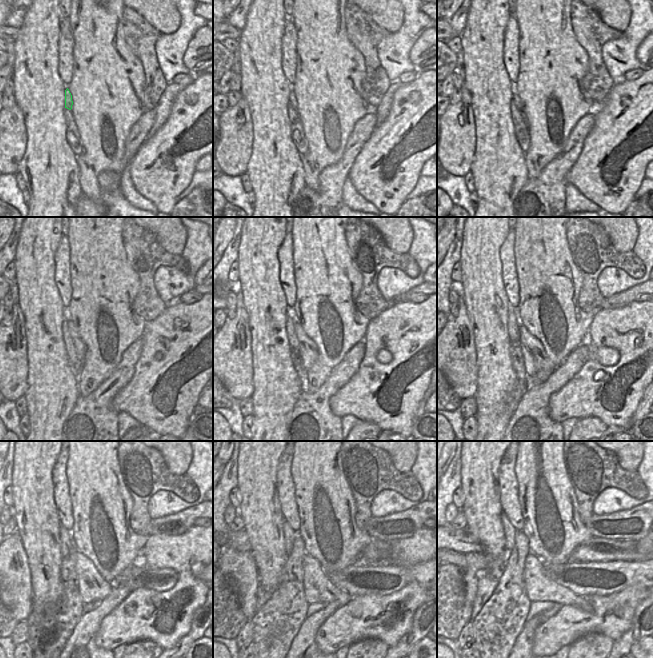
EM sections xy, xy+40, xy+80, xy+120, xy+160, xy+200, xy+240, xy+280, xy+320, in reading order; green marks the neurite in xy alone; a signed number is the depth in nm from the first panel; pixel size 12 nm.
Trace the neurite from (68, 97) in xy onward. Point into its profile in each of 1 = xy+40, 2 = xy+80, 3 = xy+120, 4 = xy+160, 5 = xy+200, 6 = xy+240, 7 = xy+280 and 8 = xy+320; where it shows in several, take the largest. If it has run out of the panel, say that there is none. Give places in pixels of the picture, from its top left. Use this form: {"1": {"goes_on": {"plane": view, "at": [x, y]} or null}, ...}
{"1": {"goes_on": {"plane": "xy+40", "at": [292, 98]}}, "2": {"goes_on": {"plane": "xy+80", "at": [517, 100]}}, "3": {"goes_on": {"plane": "xy+120", "at": [80, 346]}}, "4": {"goes_on": {"plane": "xy+160", "at": [307, 349]}}, "5": {"goes_on": {"plane": "xy+200", "at": [535, 358]}}, "6": {"goes_on": {"plane": "xy+240", "at": [92, 587]}}, "7": {"goes_on": {"plane": "xy+280", "at": [317, 587]}}, "8": {"goes_on": {"plane": "xy+320", "at": [539, 588]}}}

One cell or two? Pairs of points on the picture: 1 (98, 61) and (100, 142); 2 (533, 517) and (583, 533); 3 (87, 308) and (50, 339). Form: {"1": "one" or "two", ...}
{"1": "one", "2": "one", "3": "two"}

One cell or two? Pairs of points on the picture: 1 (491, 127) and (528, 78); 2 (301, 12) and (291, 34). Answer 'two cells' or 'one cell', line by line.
1: two cells
2: two cells

